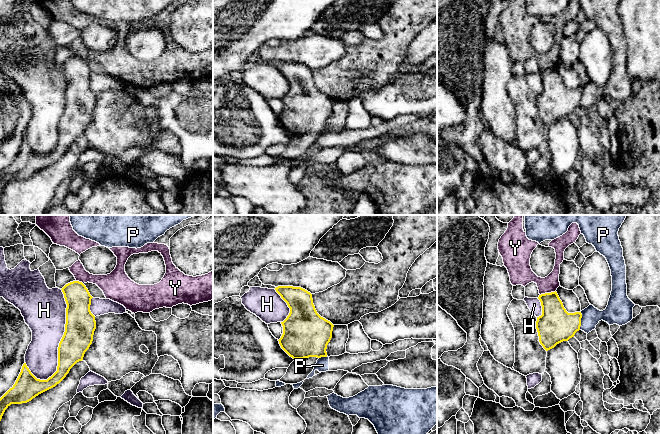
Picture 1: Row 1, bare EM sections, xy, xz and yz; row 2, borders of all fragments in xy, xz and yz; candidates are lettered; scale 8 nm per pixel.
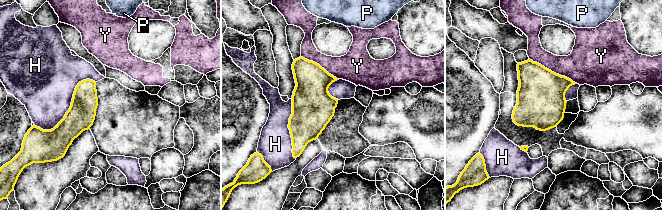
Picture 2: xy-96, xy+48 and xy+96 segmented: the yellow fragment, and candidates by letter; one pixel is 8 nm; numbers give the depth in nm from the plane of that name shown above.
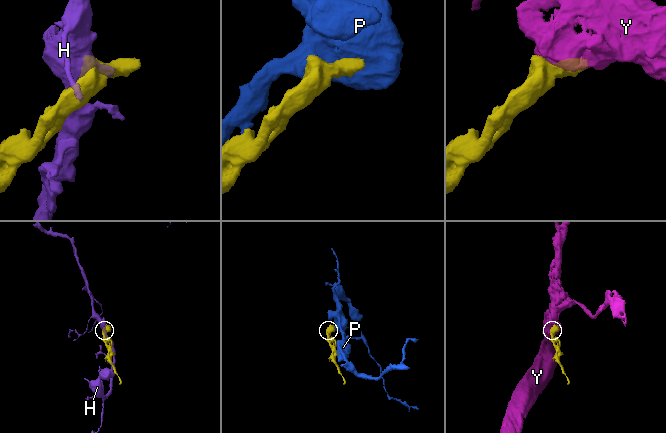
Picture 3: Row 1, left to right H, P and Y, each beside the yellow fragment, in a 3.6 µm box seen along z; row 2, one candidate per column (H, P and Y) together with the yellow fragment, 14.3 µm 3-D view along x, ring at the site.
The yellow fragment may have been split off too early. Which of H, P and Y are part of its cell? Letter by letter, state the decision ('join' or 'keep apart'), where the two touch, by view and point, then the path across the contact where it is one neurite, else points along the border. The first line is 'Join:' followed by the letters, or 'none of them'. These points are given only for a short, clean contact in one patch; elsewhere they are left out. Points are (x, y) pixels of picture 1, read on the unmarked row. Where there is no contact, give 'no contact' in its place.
Join: none of them
H: keep apart | xy (62, 114)
P: keep apart | yz (580, 97) | along yz (581, 88), (581, 101), (579, 105)
Y: keep apart | yz (547, 69)

